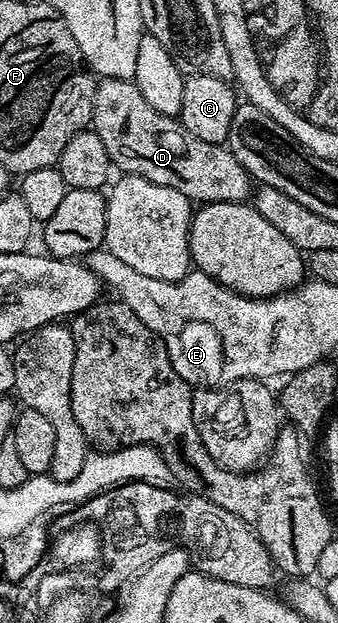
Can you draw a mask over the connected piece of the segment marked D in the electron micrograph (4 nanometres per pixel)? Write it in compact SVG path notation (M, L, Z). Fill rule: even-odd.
M133 80L97 81L92 130L100 134L111 165L119 173L180 190L191 202L237 204L251 195L251 173L229 147L200 142L175 117L152 110Z

